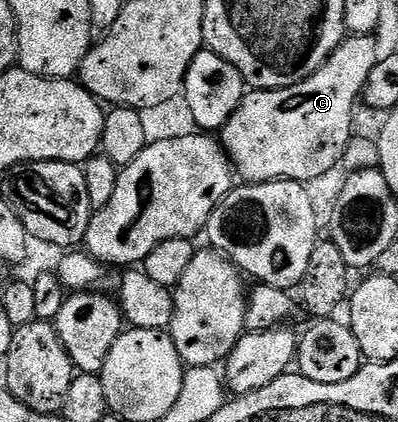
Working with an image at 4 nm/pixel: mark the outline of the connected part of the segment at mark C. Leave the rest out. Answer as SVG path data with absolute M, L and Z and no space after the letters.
M345 35L334 54L330 54L330 58L326 58L324 65L314 74L310 74L310 78L294 86L252 90L245 95L218 136L232 162L235 175L241 181L250 184L265 184L271 180L305 182L331 173L341 163L347 144L354 135L352 107L356 100L358 104L361 99L366 78L370 78L370 70L374 70L378 59L376 39L375 35Z

